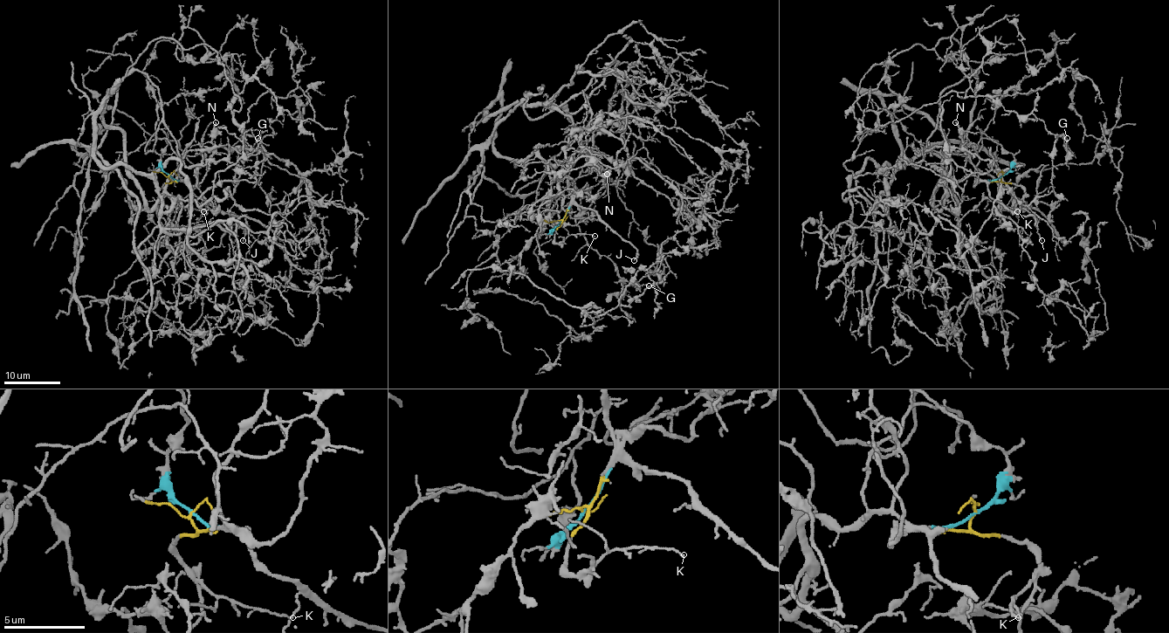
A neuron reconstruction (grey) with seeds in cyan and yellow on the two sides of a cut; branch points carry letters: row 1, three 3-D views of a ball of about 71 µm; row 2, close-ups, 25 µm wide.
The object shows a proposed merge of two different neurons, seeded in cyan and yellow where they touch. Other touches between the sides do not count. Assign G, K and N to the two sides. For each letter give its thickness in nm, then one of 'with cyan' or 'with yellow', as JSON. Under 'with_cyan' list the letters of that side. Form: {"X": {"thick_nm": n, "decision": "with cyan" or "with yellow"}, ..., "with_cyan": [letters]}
{"G": {"thick_nm": 100, "decision": "with cyan"}, "K": {"thick_nm": 130, "decision": "with yellow"}, "N": {"thick_nm": 190, "decision": "with cyan"}, "with_cyan": ["G", "N"]}

